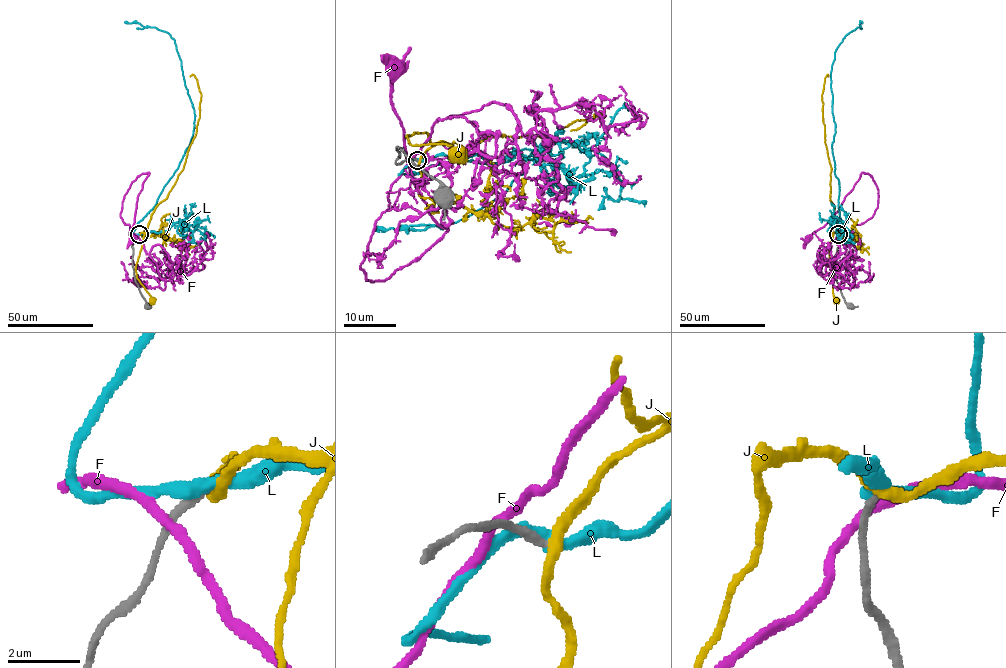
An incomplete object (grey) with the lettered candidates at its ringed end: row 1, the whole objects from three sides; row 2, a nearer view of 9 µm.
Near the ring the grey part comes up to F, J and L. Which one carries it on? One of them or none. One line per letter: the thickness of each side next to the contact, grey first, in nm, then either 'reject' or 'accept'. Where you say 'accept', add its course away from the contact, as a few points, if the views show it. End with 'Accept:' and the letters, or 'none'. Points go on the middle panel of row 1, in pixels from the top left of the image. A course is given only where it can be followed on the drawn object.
F: calibres 200 and 260 nm; reject
J: calibres 260 and 300 nm; reject
L: calibres 280 and 340 nm; accept; course (417, 160), (399, 174), (557, 142), (581, 152), (584, 142), (549, 138), (466, 217), (374, 231)
Accept: L

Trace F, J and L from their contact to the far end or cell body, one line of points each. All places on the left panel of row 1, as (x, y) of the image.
F: (137, 236), (130, 235), (129, 225), (123, 222), (122, 201), (131, 183), (149, 172), (137, 196), (132, 239)
J: (139, 234), (144, 233), (135, 269), (137, 278), (152, 299)
L: (139, 234), (133, 231), (155, 205), (189, 146), (194, 109), (174, 40), (155, 27), (125, 21)

